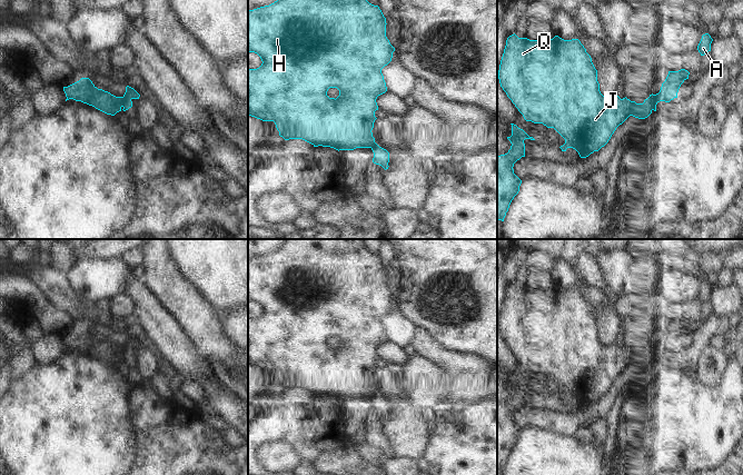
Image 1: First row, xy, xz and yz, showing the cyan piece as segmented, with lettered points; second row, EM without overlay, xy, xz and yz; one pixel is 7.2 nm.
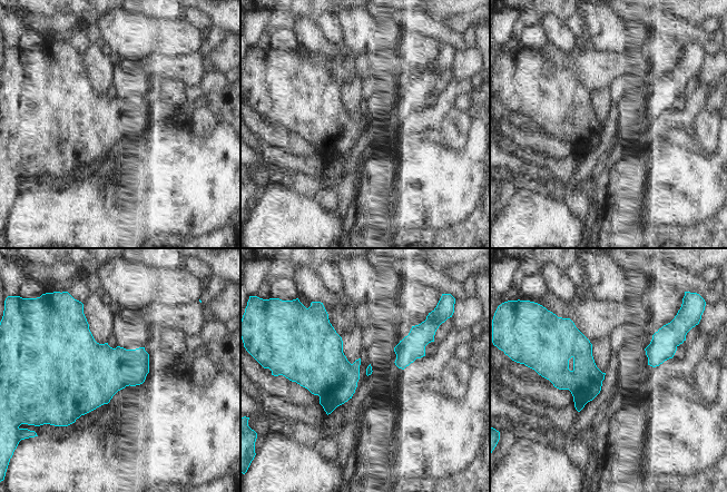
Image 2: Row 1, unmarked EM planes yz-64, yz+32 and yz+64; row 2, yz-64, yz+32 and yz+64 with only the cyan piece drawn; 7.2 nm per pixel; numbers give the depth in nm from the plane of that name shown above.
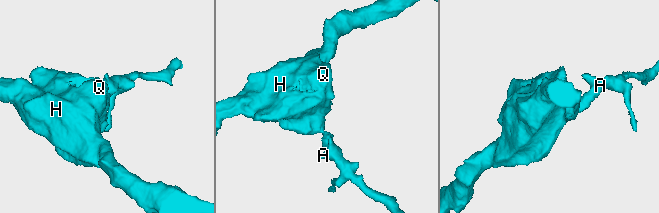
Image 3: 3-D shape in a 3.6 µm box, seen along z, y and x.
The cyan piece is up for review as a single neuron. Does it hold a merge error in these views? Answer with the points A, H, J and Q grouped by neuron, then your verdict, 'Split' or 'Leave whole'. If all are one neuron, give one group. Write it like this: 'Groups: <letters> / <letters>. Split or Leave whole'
Groups: A / H J Q. Split.

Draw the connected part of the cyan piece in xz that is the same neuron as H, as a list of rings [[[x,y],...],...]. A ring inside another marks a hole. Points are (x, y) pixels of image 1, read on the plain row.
[[[286,239],[274,253],[248,259],[248,301],[257,303],[262,310],[259,317],[248,318],[248,364],[262,370],[274,370],[279,385],[285,389],[303,388],[314,396],[330,396],[338,400],[373,397],[376,393],[372,382],[377,368],[375,366],[375,360],[378,359],[376,348],[387,340],[382,318],[392,310],[395,300],[386,286],[386,274],[386,267],[379,256],[369,253],[363,239]],[[329,337],[339,339],[336,348],[327,345]]]

